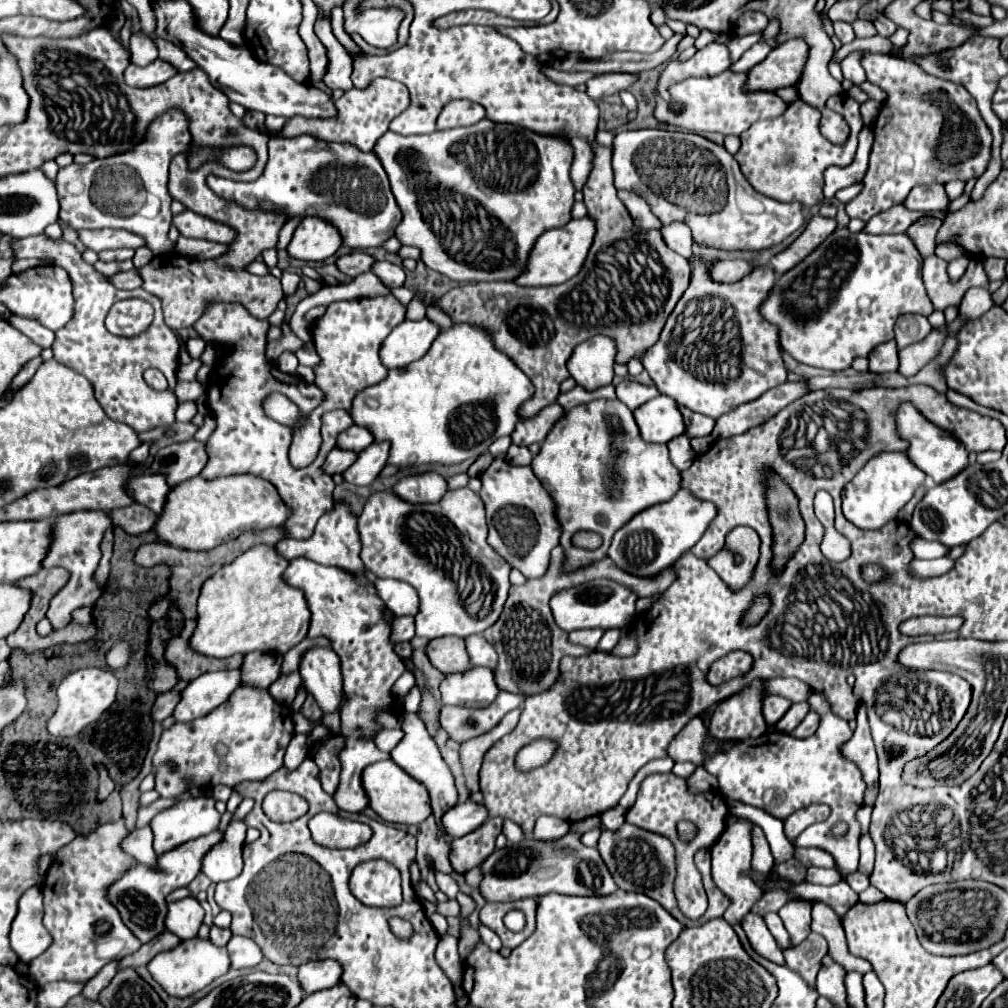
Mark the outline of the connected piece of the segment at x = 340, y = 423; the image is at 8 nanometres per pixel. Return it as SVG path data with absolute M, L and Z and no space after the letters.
M213 302L205 304L201 318L193 324L193 330L207 342L213 342L221 354L213 366L213 374L209 376L207 386L207 408L211 410L211 416L217 422L217 428L205 442L207 450L207 464L201 470L201 478L213 480L221 476L235 476L235 474L253 474L263 480L269 480L279 496L283 498L285 506L289 508L291 516L285 520L283 530L285 538L295 540L307 540L313 534L313 528L317 520L333 510L333 480L331 476L321 472L321 464L327 458L327 452L333 450L335 438L339 432L353 426L353 420L347 410L339 408L333 412L327 412L323 416L323 430L321 438L323 444L319 448L317 458L305 466L305 468L293 468L287 450L291 446L293 430L291 426L283 426L279 422L273 422L267 418L261 410L261 400L271 392L285 394L291 402L299 406L299 410L309 416L311 410L315 410L323 400L325 394L319 386L305 382L303 378L295 374L283 374L269 358L267 358L267 330L269 322L259 320L243 308L239 302Z

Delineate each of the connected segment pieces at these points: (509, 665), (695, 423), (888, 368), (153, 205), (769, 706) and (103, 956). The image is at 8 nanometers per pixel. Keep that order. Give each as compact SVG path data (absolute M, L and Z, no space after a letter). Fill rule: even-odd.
M561 546L553 548L551 564L549 564L549 570L545 572L545 576L535 578L535 580L527 580L523 586L511 586L509 588L509 596L507 596L507 602L503 606L501 616L497 618L497 622L493 626L489 626L483 632L483 638L489 640L495 648L495 652L499 654L497 668L493 670L499 690L523 694L525 698L547 692L559 680L559 660L563 656L567 656L567 654L569 656L581 656L581 654L591 652L589 648L571 644L567 640L567 632L563 632L553 622L549 598L559 588L571 588L571 586L583 584L587 580L612 578L615 582L633 590L637 596L651 596L651 594L661 594L663 588L667 588L667 584L671 584L671 580L675 580L675 574L671 572L671 568L661 572L657 578L643 580L643 578L631 576L627 572L619 572L619 568L615 568L615 564L611 564L609 558L593 562L591 566L585 566L585 568L577 568L573 572L561 570L559 562L565 562L565 554L563 554Z
M679 406L679 410L681 410L681 414L683 414L685 434L687 434L689 438L711 434L711 430L713 430L713 426L715 426L715 420L713 420L713 418L707 418L707 416L703 416L703 414L691 412L689 408L683 408L683 406Z
M889 340L887 344L879 344L879 348L875 348L869 356L869 372L895 372L899 366L897 362L897 346L895 340Z
M169 110L155 124L151 124L145 140L133 150L109 156L103 160L91 160L85 166L71 164L61 168L57 174L57 192L61 212L59 218L67 222L73 230L79 228L123 228L145 238L145 244L153 254L165 254L173 250L167 238L171 228L171 198L168 191L169 162L175 154L187 152L187 160L195 162L195 170L203 164L215 162L235 172L245 172L255 166L257 154L249 146L223 146L223 148L203 148L195 146L187 130L187 118L179 110ZM161 212L165 212L165 226L161 226Z
M765 696L763 698L763 718L765 718L765 722L769 726L777 724L783 718L783 714L789 710L789 706L791 706L791 700L787 700L783 696Z
M123 820L109 822L87 836L77 836L57 852L43 884L43 924L53 942L41 956L29 962L29 976L37 986L45 986L55 980L87 982L109 960L121 960L139 948L141 942L131 934L117 908L107 900L109 884L113 884L125 868L131 868L131 864L137 862L119 848L119 842L127 834L129 830L123 826Z

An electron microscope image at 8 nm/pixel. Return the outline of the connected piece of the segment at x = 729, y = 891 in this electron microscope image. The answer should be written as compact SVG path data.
M737 820L725 828L719 840L711 846L711 870L715 886L731 900L723 918L729 924L741 922L741 918L749 912L749 908L763 896L763 890L751 880L751 856L753 856L753 836L751 836L751 822Z

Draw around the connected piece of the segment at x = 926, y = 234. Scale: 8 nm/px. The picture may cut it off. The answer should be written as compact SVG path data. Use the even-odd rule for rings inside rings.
M923 216L923 218L919 218L915 224L911 224L905 234L911 236L911 240L913 240L913 244L917 246L919 254L921 254L923 258L926 258L935 251L935 238L937 238L939 228L941 228L941 220L931 218L931 216Z

